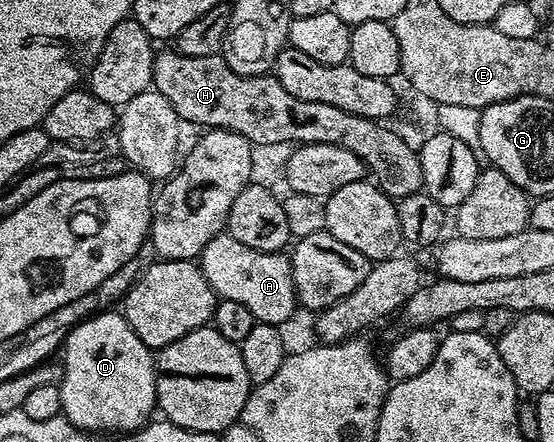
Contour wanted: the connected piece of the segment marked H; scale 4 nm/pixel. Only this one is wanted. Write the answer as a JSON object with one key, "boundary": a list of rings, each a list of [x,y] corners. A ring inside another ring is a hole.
{"boundary":[[[174,47],[156,52],[155,62],[153,63],[153,75],[151,83],[153,89],[165,95],[169,99],[169,104],[176,111],[180,122],[191,125],[203,125],[204,130],[209,129],[227,129],[230,133],[241,135],[246,141],[251,142],[252,146],[259,144],[285,143],[292,147],[300,145],[343,145],[349,151],[353,151],[353,155],[357,155],[357,159],[361,159],[364,170],[369,174],[370,180],[379,186],[379,190],[392,199],[398,199],[405,195],[413,195],[420,192],[423,188],[423,180],[421,179],[421,159],[419,158],[416,146],[410,145],[403,137],[398,137],[391,129],[386,129],[386,124],[380,123],[378,120],[370,117],[362,117],[361,115],[353,115],[349,111],[341,111],[341,107],[329,107],[329,103],[313,103],[309,99],[297,99],[297,95],[289,95],[289,91],[285,91],[285,87],[281,87],[281,83],[274,75],[264,75],[261,77],[250,77],[249,75],[237,75],[237,71],[233,71],[233,67],[229,67],[229,63],[225,63],[225,59],[221,55],[181,55],[179,50]]]}

